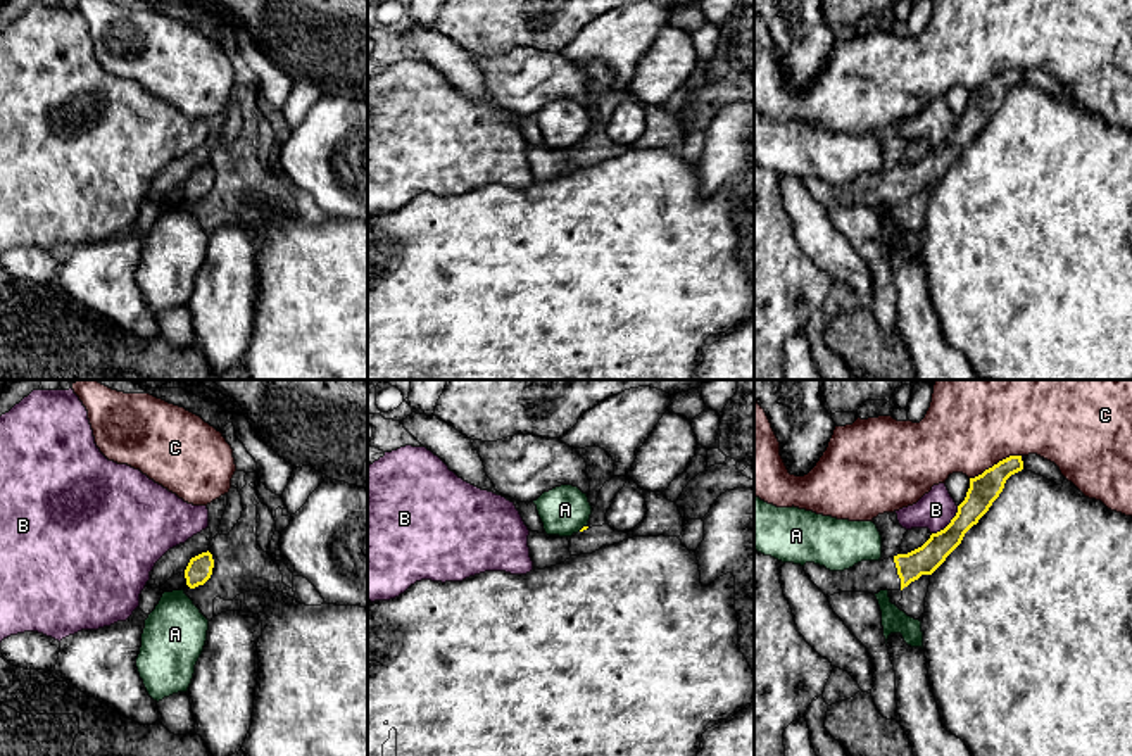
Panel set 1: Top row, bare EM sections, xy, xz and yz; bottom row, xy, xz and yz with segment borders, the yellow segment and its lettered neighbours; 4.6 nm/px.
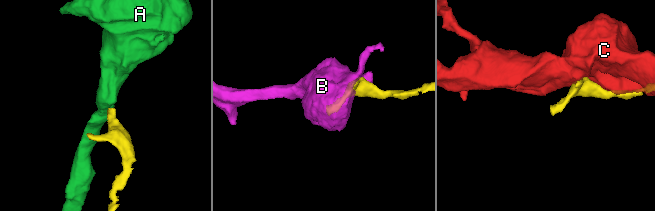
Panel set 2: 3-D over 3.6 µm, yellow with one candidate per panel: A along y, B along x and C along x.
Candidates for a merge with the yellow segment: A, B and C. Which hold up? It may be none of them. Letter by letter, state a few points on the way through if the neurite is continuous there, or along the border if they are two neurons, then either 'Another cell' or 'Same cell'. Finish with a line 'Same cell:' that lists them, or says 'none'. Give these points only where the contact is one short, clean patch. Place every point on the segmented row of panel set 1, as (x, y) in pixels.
A: Boundary: xz (585, 525), (578, 530). Another cell
B: Another cell
C: Another cell
Same cell: none

